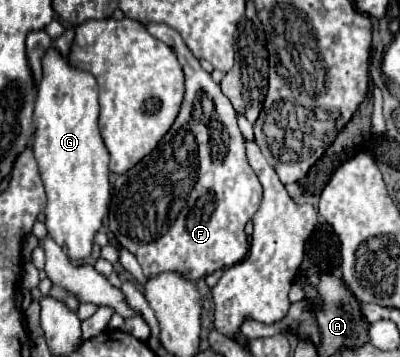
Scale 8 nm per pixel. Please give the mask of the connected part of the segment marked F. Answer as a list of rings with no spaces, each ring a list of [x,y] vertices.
[[[156,23],[146,25],[146,29],[152,37],[166,43],[176,53],[186,77],[186,93],[174,125],[162,137],[158,147],[136,167],[116,177],[108,221],[110,231],[116,235],[120,245],[138,259],[146,277],[176,269],[196,281],[198,277],[206,277],[216,269],[224,269],[244,259],[244,253],[248,253],[244,227],[260,207],[262,187],[258,187],[258,177],[246,161],[244,137],[236,125],[236,111],[228,97],[220,91],[220,85],[214,83],[210,73],[200,67],[198,59],[184,45],[180,33],[168,25]]]

